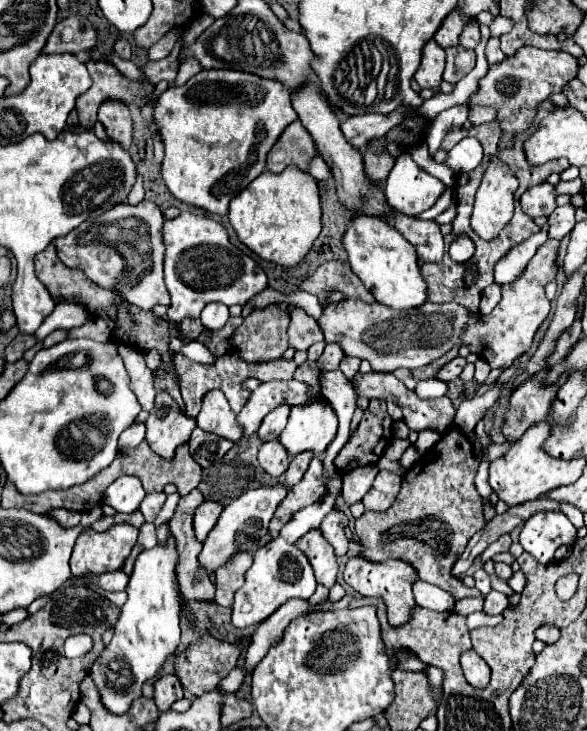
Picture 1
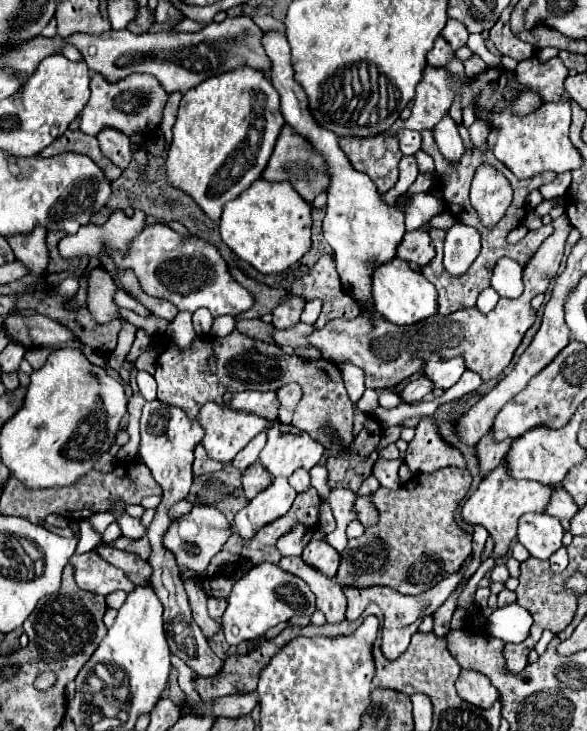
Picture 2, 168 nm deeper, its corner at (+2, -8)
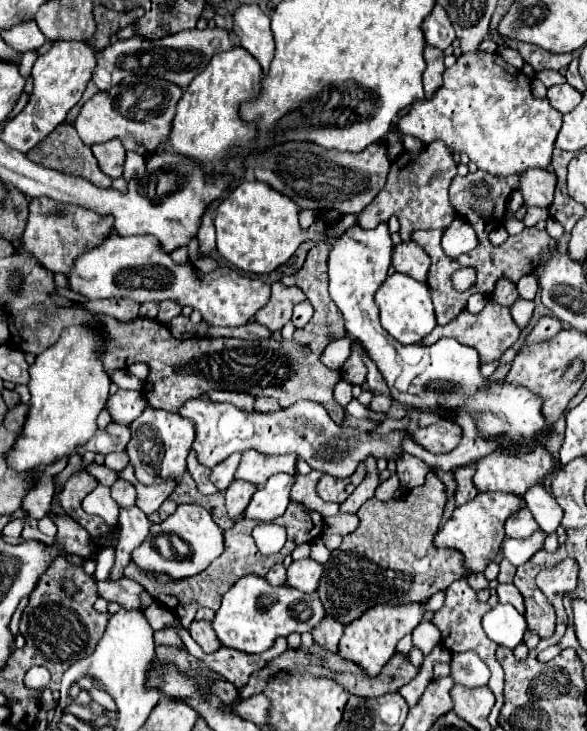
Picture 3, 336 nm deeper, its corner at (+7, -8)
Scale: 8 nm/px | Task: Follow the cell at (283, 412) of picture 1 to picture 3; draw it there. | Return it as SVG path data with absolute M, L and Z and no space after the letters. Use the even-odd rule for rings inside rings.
M236 452L234 456L228 456L222 464L218 464L218 466L212 468L210 480L216 484L218 490L226 490L226 488L230 486L230 482L234 480L234 474L236 474L236 470L238 470L240 458L242 458L242 454Z

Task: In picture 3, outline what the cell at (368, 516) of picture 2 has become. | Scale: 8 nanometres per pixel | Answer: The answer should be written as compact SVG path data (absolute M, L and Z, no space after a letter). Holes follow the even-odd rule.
M338 512L336 516L324 518L326 530L332 532L332 534L340 534L340 536L346 536L346 534L354 532L358 528L358 522L360 522L358 516L350 514L350 512Z

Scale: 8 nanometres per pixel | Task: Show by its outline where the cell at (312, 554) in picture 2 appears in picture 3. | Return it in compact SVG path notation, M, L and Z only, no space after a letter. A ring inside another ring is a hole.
M304 558L304 560L296 560L288 566L288 580L286 584L310 594L318 588L320 576L322 576L324 564L312 560L312 558Z

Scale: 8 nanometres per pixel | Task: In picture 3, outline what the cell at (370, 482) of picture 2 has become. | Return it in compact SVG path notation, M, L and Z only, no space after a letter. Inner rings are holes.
M312 470L310 474L296 474L294 476L294 486L292 486L292 500L306 504L306 508L312 508L316 512L320 512L324 518L326 516L334 516L340 510L340 504L326 504L318 492L316 492L316 482L320 480L322 472Z

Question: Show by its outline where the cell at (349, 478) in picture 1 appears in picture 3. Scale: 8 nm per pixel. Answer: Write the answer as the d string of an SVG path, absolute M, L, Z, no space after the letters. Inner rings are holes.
M318 538L318 540L312 542L312 554L310 554L310 558L318 560L318 562L326 562L326 560L330 558L330 554L332 554L332 552L326 548L324 538Z

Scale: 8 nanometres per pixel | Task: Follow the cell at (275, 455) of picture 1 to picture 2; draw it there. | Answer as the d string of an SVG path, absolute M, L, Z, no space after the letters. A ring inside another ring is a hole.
M251 464L251 468L247 468L243 472L243 480L241 480L241 486L243 486L243 494L247 500L251 500L253 496L257 496L261 490L265 490L269 484L271 484L271 476L269 472L259 466L259 464Z

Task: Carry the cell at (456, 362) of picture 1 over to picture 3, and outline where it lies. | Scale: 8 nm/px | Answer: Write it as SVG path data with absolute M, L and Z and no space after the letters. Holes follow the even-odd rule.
M376 394L376 396L374 396L374 400L372 400L372 404L370 404L370 410L374 410L374 412L388 412L388 410L390 410L390 406L392 406L392 402L394 402L394 398L392 398L392 396Z

